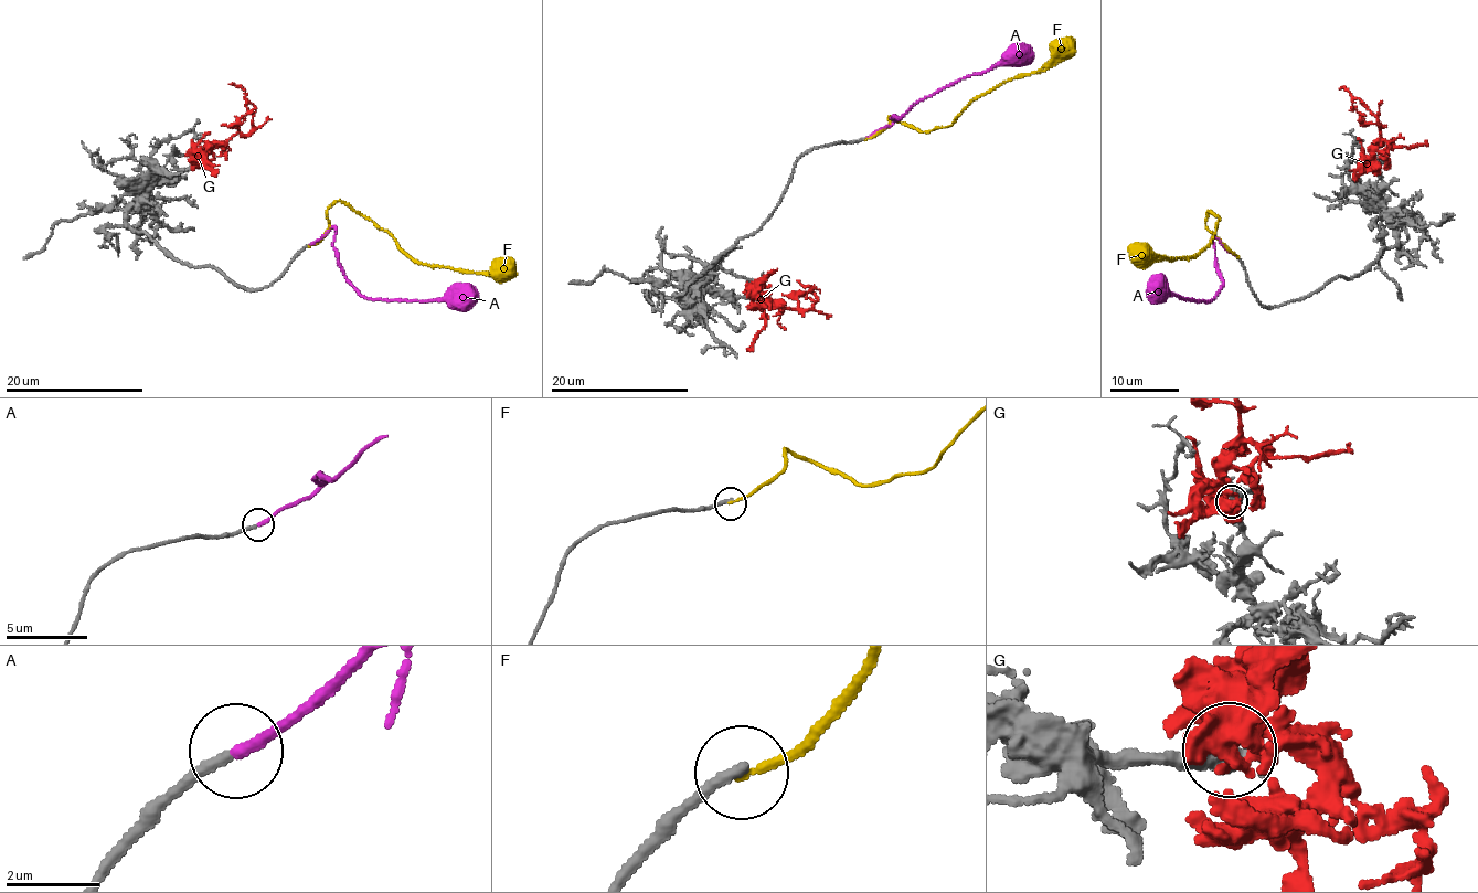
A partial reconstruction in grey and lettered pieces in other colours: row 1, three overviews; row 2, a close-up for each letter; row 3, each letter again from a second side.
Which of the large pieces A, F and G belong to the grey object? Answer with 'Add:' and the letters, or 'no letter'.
Add: A

